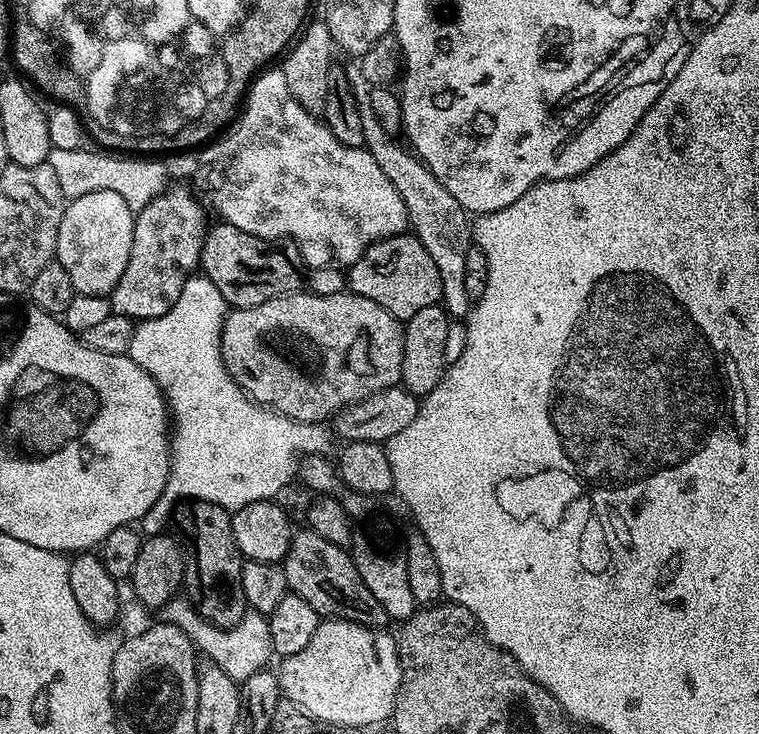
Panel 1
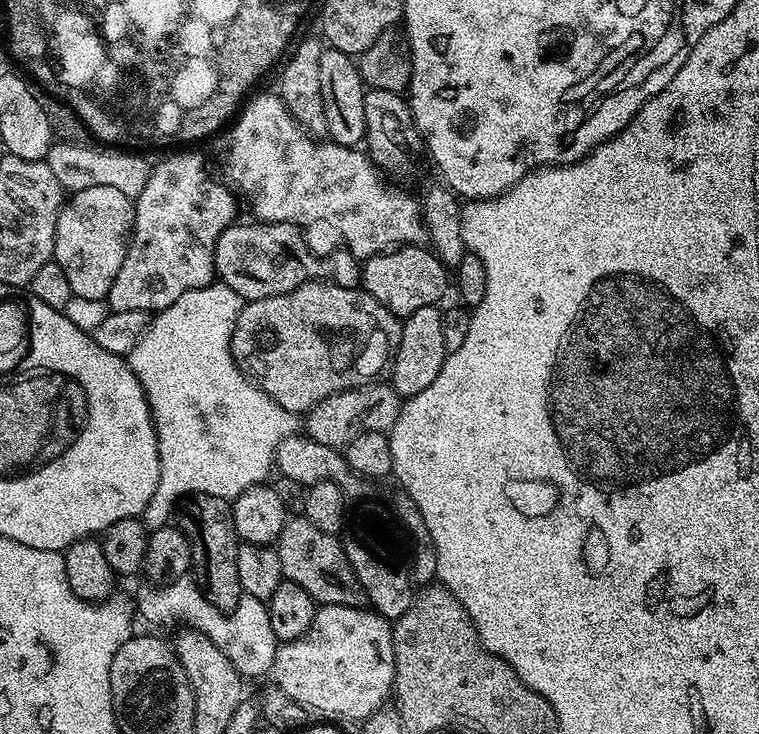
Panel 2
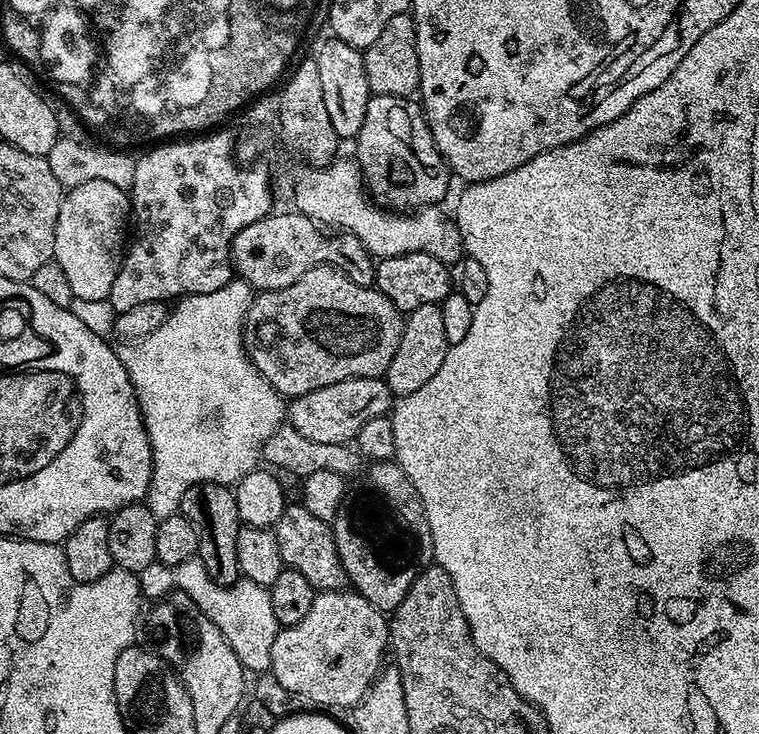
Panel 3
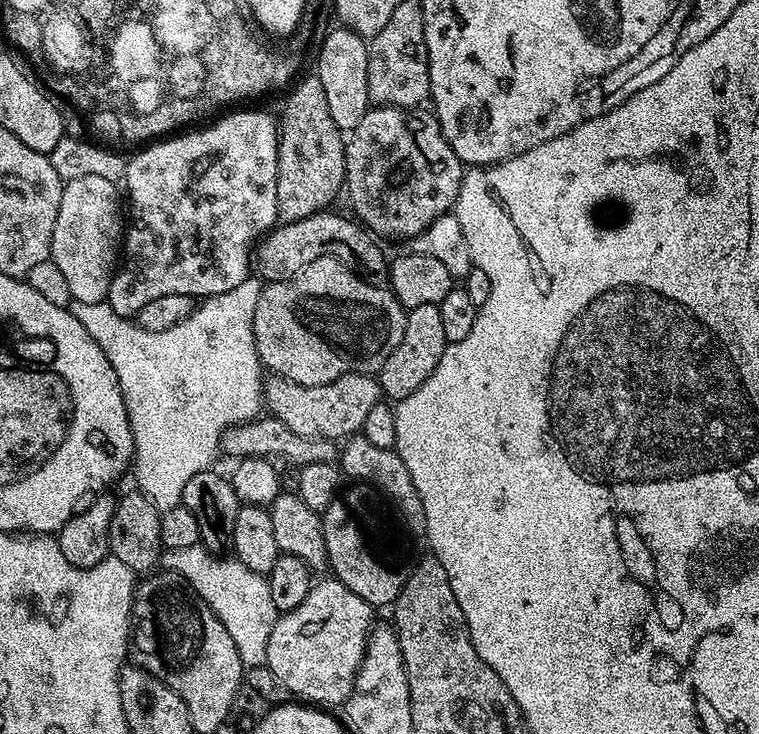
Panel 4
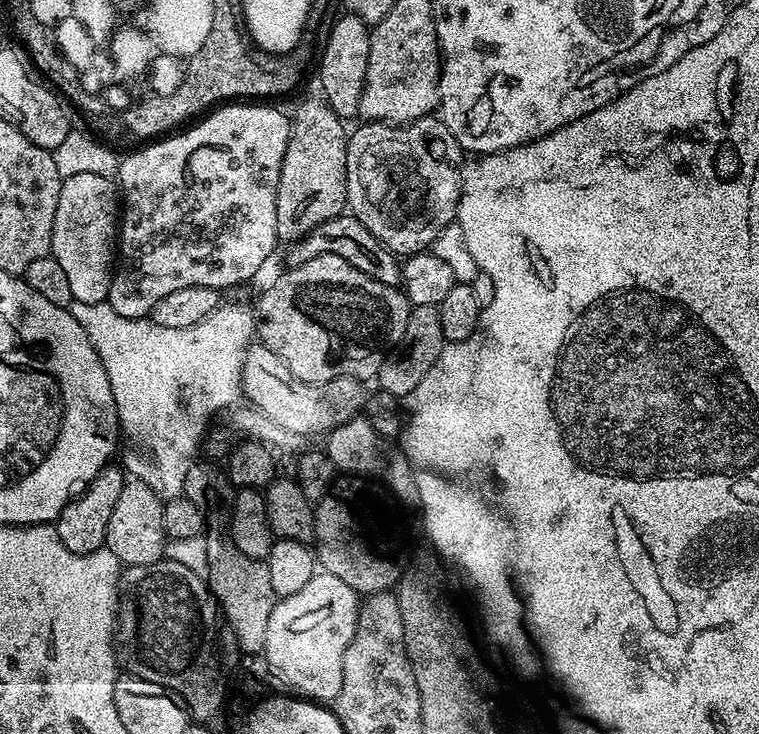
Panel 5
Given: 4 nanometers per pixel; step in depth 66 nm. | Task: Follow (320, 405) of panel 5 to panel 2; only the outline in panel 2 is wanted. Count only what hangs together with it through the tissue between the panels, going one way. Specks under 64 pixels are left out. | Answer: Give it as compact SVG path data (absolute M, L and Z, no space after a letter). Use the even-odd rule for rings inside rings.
M373 382L364 384L360 388L342 390L338 394L332 394L330 398L318 402L318 406L314 406L306 413L306 435L314 442L322 442L322 446L343 449L360 432L391 433L394 422L398 422L401 407L402 398L388 382Z

